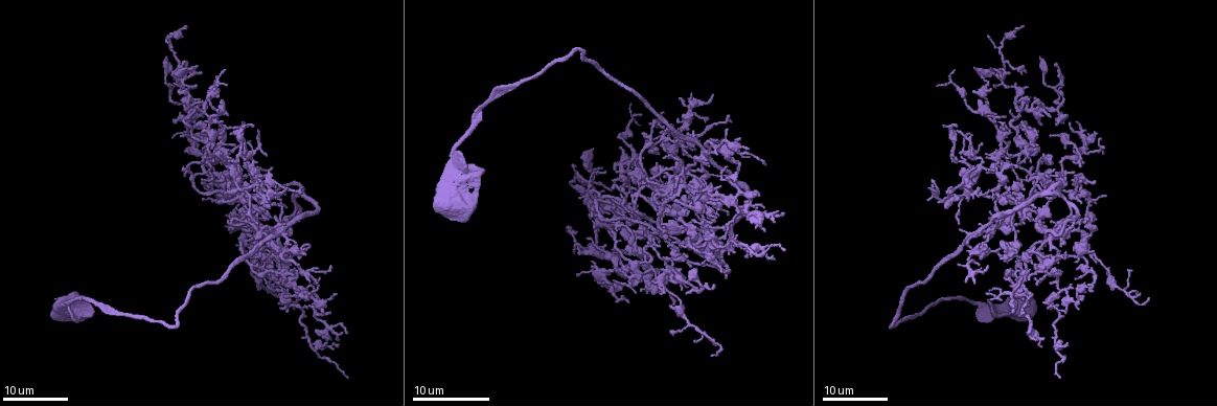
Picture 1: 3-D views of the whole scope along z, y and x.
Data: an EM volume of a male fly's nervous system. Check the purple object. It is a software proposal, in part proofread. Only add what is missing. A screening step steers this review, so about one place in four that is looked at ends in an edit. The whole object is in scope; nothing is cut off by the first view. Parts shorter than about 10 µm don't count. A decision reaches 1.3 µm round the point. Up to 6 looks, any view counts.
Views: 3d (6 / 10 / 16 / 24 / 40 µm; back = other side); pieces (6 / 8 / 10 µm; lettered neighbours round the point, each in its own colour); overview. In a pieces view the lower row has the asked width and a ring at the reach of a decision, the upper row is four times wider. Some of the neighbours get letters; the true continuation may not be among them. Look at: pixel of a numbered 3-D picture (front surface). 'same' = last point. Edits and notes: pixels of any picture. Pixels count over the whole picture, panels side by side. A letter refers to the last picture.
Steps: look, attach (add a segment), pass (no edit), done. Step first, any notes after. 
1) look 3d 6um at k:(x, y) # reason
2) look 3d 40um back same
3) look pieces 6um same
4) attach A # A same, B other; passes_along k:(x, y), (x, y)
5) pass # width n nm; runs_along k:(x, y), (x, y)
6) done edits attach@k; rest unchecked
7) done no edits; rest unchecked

look 3d 16um at 1:(228, 157) # free end

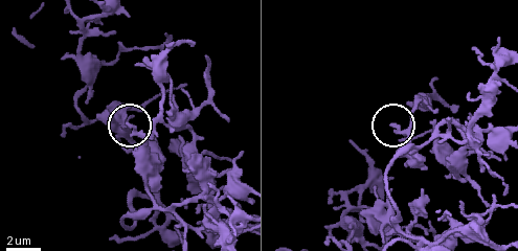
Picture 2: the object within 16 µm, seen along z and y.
look pieces 10um at 2:(129, 127)

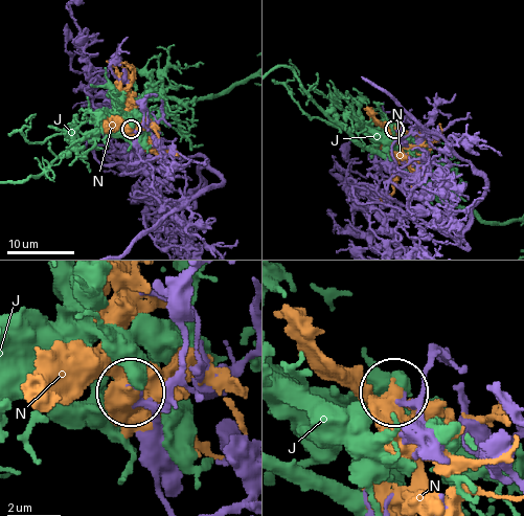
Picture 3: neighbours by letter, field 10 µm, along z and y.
pass # J other, N other; no lettered segment goes on from it

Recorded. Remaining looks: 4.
look 3d 16um at 1:(1003, 115) # tapers out

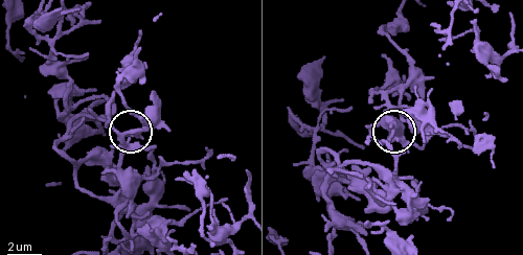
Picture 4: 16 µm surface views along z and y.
look pieces 10um at 4:(130, 135)

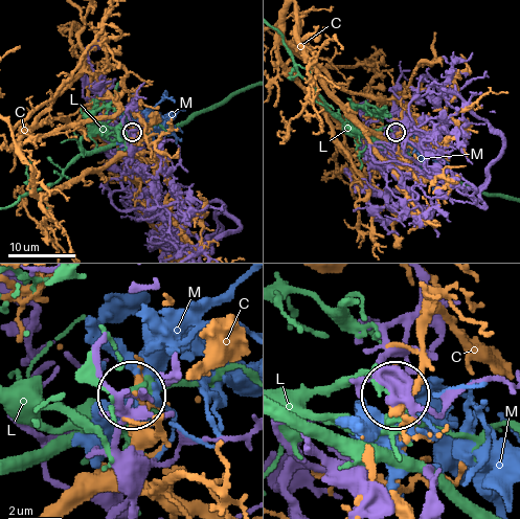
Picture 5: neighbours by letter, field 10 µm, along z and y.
pass # C other, L other, M other; no lettered segment goes on from it

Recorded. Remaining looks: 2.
look 3d 24um at 1:(987, 294) # branch stops here

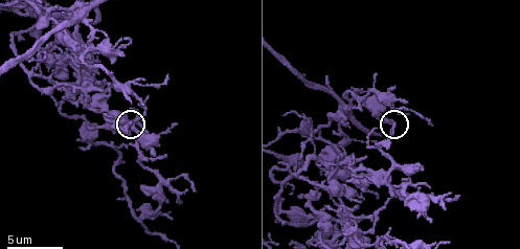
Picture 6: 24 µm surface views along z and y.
look pieces 8um at 6:(394, 126) # what lies round it

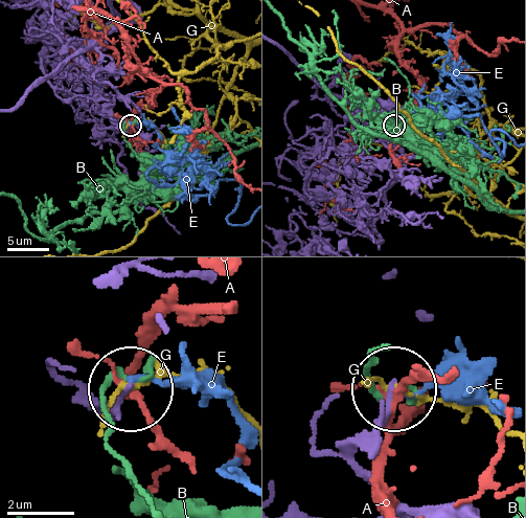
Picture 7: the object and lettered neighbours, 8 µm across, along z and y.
pass # A other, B other, E other, G other; no lettered segment goes on from it

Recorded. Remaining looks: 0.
done no edits; rest unchecked

